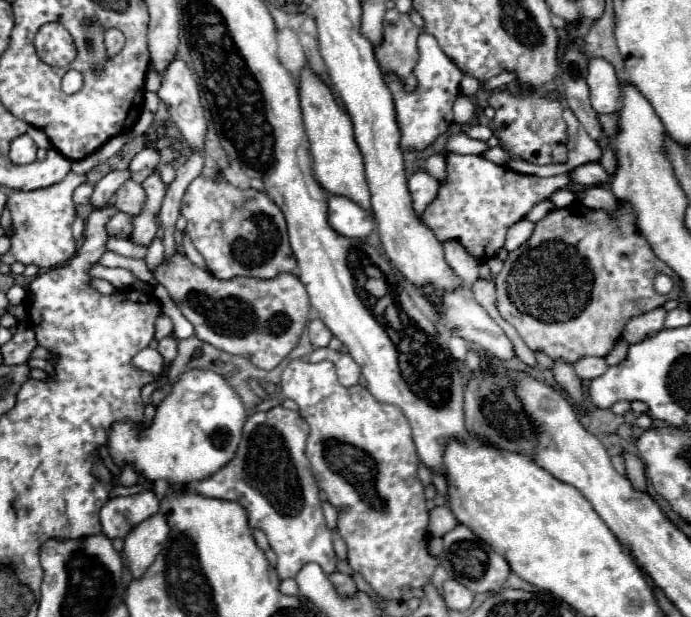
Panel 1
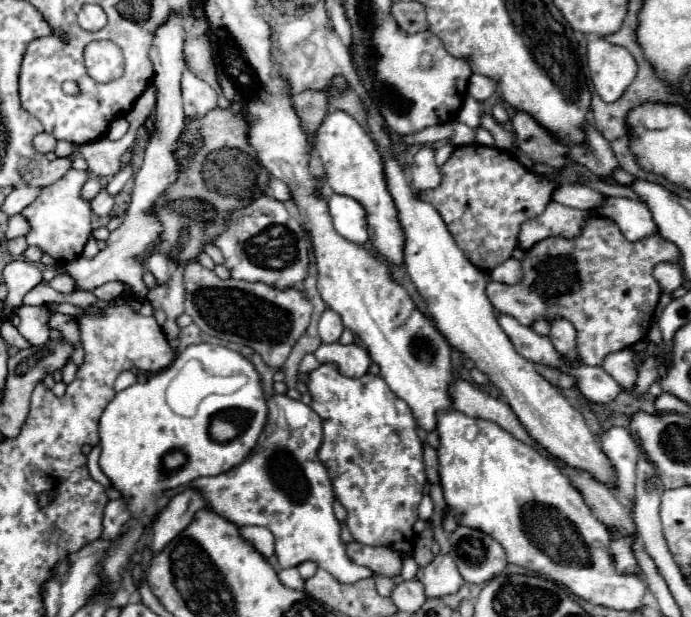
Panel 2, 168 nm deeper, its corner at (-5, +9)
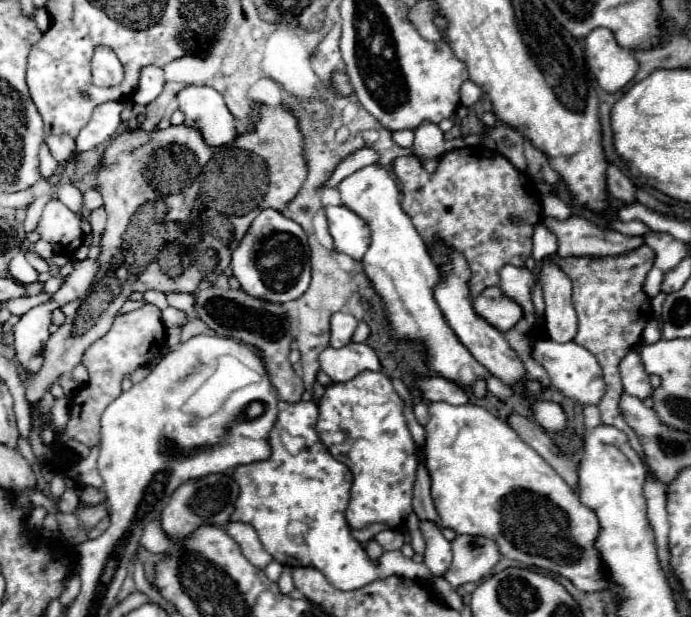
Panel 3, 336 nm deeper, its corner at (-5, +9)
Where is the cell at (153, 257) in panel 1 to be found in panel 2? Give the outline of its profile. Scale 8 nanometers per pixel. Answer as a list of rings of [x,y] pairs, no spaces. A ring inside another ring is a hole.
[[[152,254],[146,262],[146,268],[156,276],[158,284],[166,284],[172,276],[172,262],[164,254]]]

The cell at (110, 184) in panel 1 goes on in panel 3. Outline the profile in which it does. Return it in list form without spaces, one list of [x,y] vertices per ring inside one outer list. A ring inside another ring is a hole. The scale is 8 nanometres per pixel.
[[[96,208],[94,212],[90,212],[88,222],[92,226],[92,236],[94,236],[94,244],[100,242],[100,234],[104,232],[106,226],[106,210],[104,208]]]

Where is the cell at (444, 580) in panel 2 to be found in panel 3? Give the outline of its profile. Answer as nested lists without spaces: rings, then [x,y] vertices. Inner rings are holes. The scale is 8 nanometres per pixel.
[[[420,522],[420,530],[422,530],[424,540],[426,540],[424,564],[428,566],[428,570],[434,578],[442,578],[452,564],[450,542],[442,536],[440,528],[434,526],[432,522]]]

